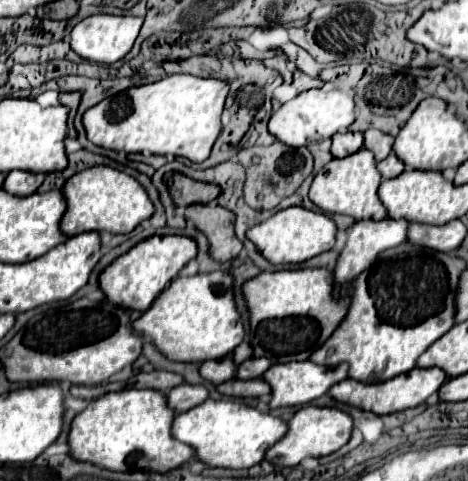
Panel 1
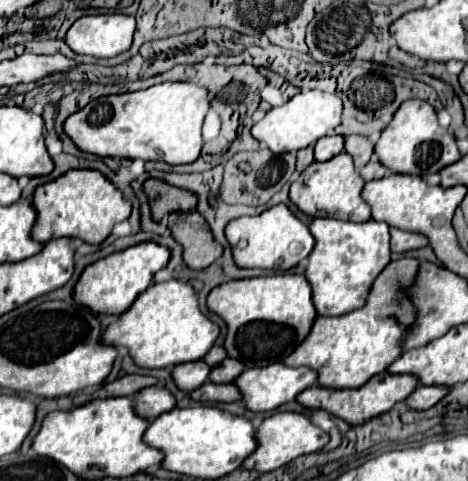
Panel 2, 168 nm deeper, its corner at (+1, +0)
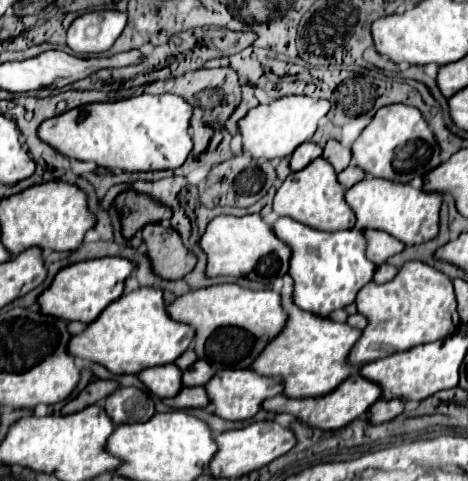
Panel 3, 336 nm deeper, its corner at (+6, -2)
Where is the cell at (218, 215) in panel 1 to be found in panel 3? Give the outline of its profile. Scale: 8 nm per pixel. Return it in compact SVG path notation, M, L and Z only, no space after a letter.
M148 224L142 230L148 254L158 276L166 280L180 280L194 270L198 258L184 244L180 234L168 224Z

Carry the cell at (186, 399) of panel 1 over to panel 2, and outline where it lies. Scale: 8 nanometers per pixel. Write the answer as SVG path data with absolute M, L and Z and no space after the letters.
M147 386L133 396L133 408L137 410L137 416L153 422L163 412L175 408L175 398L163 386Z

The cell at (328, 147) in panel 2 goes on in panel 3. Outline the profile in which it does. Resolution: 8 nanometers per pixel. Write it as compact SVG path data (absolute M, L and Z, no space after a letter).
M306 142L306 144L300 144L300 148L296 148L296 152L292 154L292 160L290 160L290 168L296 172L296 170L302 170L306 168L312 160L320 158L322 156L322 146L316 144L316 142Z

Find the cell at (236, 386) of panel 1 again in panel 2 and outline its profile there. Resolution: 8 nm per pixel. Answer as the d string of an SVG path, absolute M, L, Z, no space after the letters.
M205 382L205 386L201 386L197 390L197 396L203 402L235 402L235 400L241 400L241 394L239 394L237 386L233 386L233 384Z

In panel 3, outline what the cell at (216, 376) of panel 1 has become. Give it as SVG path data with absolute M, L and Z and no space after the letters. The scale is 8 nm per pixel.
M164 364L164 366L146 368L138 376L160 398L174 398L184 386L180 382L182 370L176 364Z

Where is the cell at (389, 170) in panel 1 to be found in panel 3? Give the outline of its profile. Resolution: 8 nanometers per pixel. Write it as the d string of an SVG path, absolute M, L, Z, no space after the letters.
M352 162L346 170L342 170L340 174L338 174L338 182L348 190L348 188L352 188L354 184L358 184L358 180L360 178L364 178L364 172L356 166L356 162Z

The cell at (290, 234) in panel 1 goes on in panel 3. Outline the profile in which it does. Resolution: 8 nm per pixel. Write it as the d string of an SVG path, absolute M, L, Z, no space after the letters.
M250 214L242 218L238 216L214 218L208 224L200 240L200 246L208 256L208 268L206 268L208 276L242 276L242 278L256 280L272 288L288 272L288 262L292 258L288 244L278 240L272 226L264 222L260 214Z

